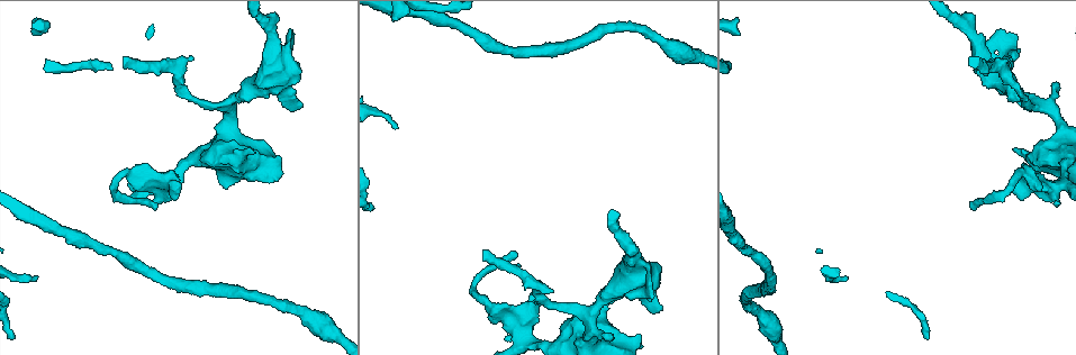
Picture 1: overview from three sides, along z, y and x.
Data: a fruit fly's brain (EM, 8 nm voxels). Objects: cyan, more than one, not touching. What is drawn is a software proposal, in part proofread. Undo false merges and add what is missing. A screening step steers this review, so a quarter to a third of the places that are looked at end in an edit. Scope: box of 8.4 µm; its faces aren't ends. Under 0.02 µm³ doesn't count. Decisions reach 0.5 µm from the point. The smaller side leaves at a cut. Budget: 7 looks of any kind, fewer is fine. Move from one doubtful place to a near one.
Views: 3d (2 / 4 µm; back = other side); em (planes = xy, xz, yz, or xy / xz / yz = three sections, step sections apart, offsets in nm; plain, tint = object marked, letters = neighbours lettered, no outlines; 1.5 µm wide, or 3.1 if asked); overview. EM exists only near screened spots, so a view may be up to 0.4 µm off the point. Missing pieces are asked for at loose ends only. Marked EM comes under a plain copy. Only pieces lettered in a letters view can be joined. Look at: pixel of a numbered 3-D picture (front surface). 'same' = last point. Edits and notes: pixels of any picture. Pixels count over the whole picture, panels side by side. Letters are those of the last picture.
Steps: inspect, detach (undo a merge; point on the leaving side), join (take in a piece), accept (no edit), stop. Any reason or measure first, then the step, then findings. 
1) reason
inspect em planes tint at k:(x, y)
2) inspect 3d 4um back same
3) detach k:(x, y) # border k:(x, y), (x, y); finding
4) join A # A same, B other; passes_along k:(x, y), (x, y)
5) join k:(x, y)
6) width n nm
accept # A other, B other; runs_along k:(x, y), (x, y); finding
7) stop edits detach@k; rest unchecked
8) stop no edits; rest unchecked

long arm stops here
inspect 3d 4um at 1:(483, 250)

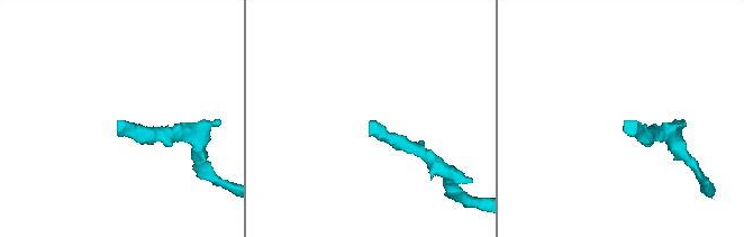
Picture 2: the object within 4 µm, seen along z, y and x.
inspect em planes letters at 2:(626, 120)

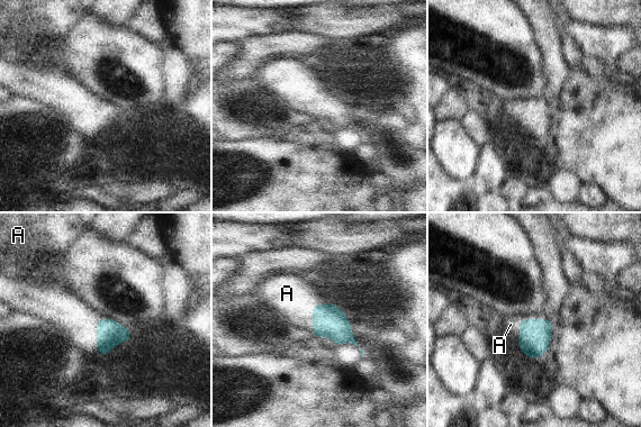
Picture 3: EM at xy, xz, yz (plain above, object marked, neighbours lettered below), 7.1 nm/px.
join A # A same; passes_along 3:(109, 333), (97, 333), (74, 318); it goes on there

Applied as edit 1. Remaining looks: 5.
free end
inspect em planes letters at 1:(651, 276)

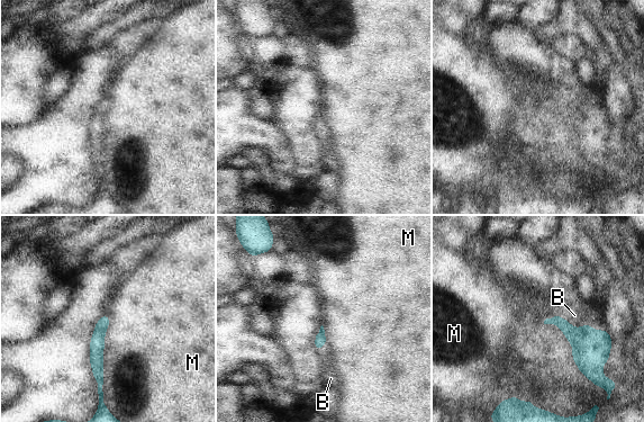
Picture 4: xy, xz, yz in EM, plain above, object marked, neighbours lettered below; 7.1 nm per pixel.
join B # B same, M other; passes_along 4:(590, 348), (581, 326), (574, 315); the cell continues

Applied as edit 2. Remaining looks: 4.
calibre changes
inspect em xz step 8 tint at 1:(764, 315)

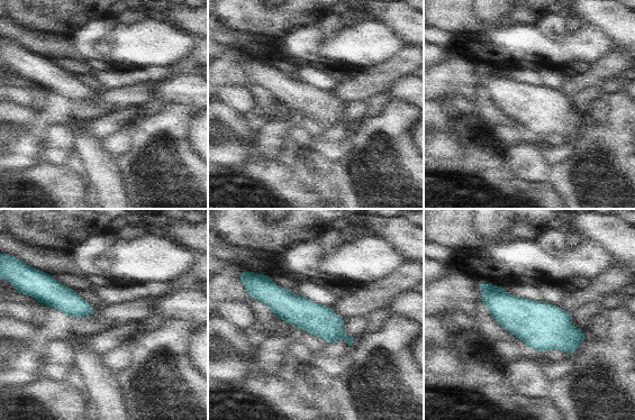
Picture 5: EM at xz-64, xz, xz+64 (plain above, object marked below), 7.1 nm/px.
inspect em planes letters same

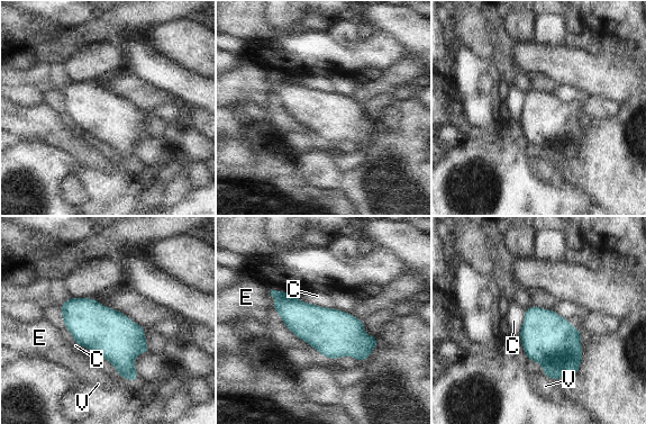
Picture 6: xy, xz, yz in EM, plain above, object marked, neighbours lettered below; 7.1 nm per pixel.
accept # C other, E other, V other; border 6:(296, 296), (306, 303), (333, 308); one cell here

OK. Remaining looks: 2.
stop edits join@3, join@4; rest unchecked

